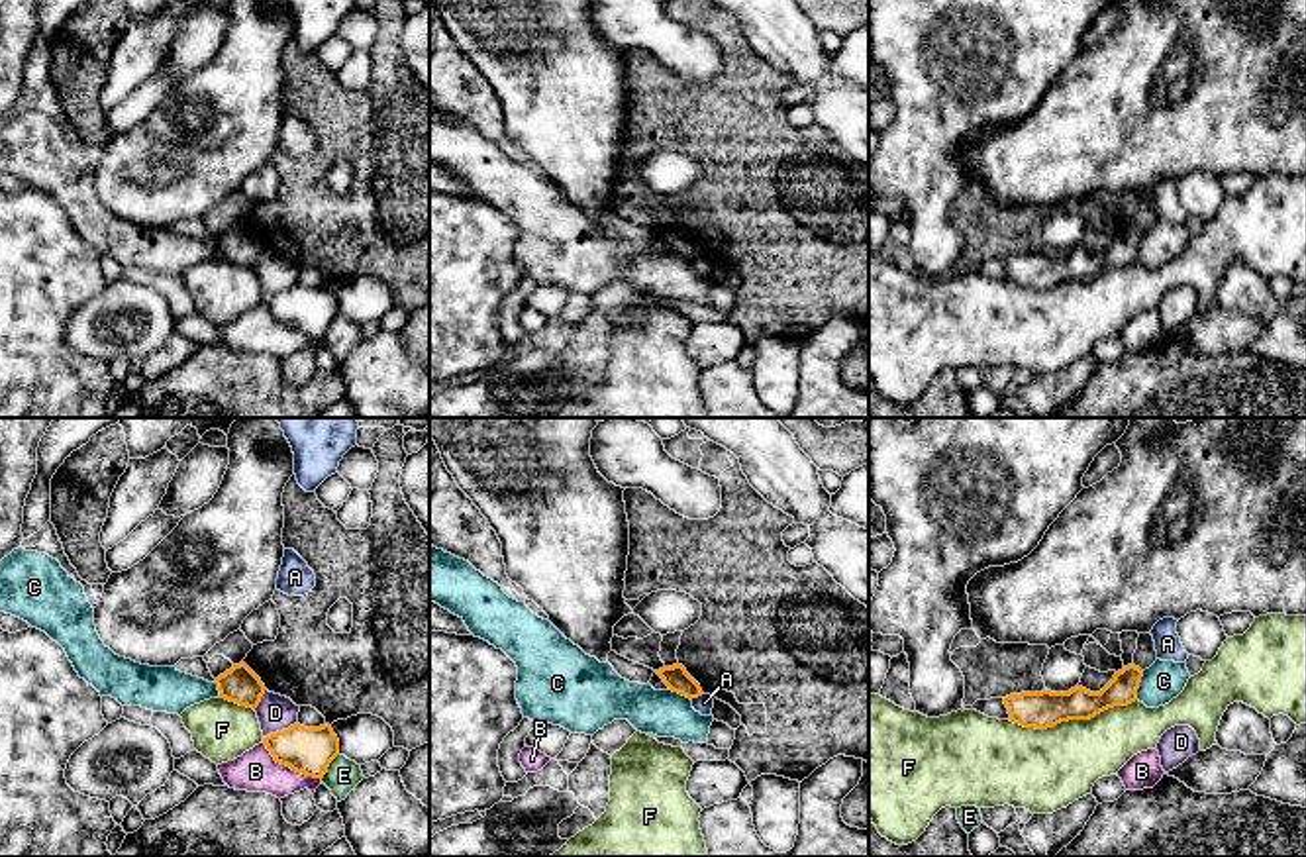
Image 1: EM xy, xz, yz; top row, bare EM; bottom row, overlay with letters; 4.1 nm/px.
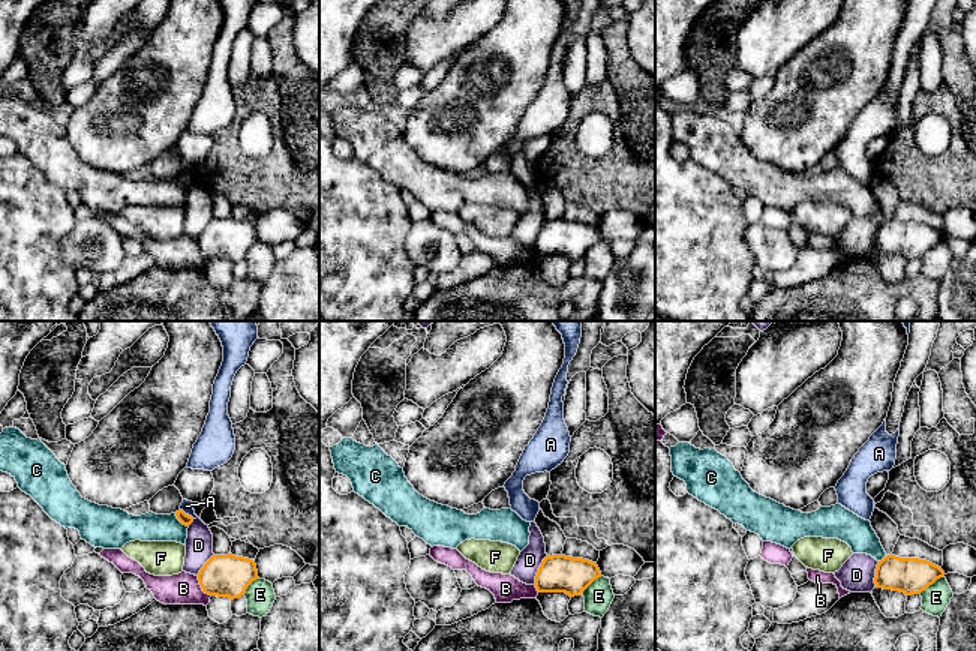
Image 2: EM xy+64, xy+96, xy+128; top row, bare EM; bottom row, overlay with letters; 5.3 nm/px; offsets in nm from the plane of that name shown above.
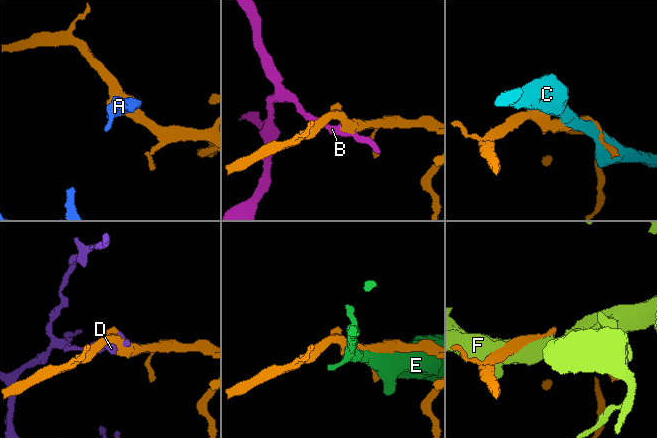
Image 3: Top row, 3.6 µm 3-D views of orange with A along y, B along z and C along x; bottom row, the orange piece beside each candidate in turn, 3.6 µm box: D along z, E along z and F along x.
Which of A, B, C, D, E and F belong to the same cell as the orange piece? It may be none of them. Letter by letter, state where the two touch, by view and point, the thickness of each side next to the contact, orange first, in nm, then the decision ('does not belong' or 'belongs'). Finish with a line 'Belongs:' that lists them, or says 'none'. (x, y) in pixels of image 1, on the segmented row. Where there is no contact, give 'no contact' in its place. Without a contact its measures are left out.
A: meets orange in xz at (697, 697); 100 nm thick on the orange side, 70 nm on the other; does not belong
B: meets orange in xy at (289, 765); 190 nm thick on the orange side, 180 nm on the other; does not belong
C: meets orange in yz at (1138, 685); 130 nm thick on the orange side, 160 nm on the other; does not belong
D: meets orange in xy at (279, 732); 190 nm thick on the orange side, 150 nm on the other; does not belong
E: meets orange in xy at (328, 765); 190 nm thick on the orange side, 140 nm on the other; does not belong
F: meets orange in yz at (1071, 718); 150 nm thick on the orange side, 340 nm on the other; does not belong
Belongs: none

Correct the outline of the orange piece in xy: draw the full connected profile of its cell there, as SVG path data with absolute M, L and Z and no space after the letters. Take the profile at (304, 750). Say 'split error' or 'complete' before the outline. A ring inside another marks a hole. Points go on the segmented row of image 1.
complete | M300 724L263 737L276 763L306 777L324 779L329 763L339 755L339 739L329 724L304 728Z

